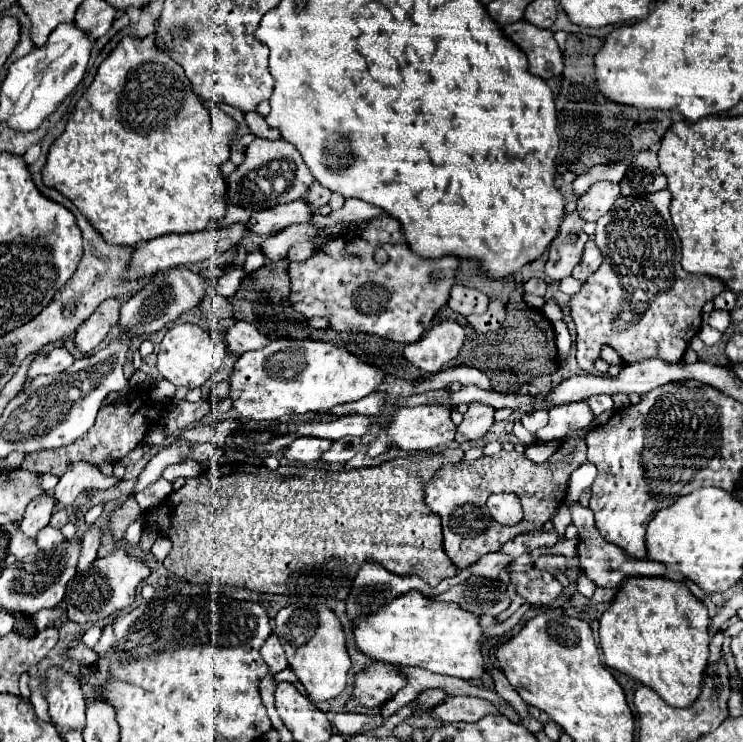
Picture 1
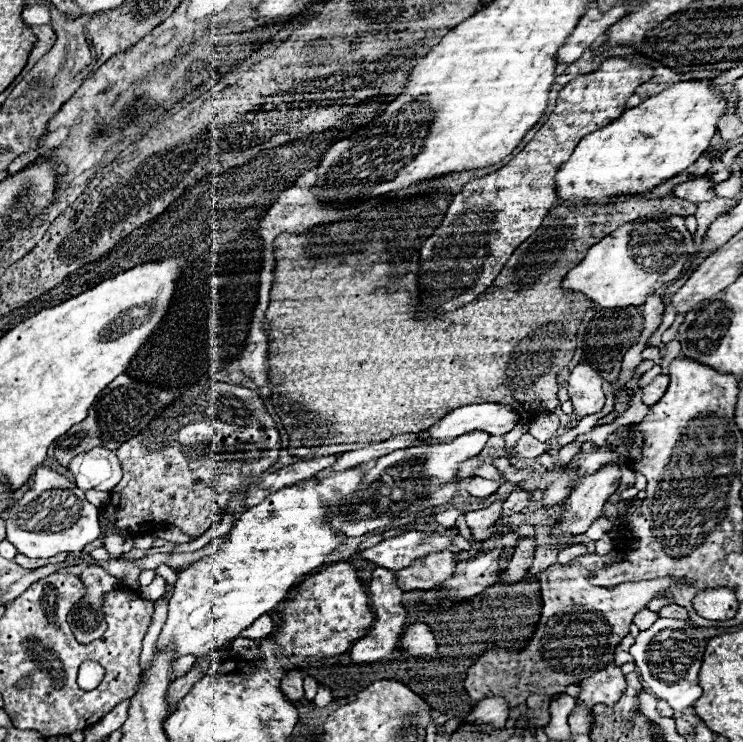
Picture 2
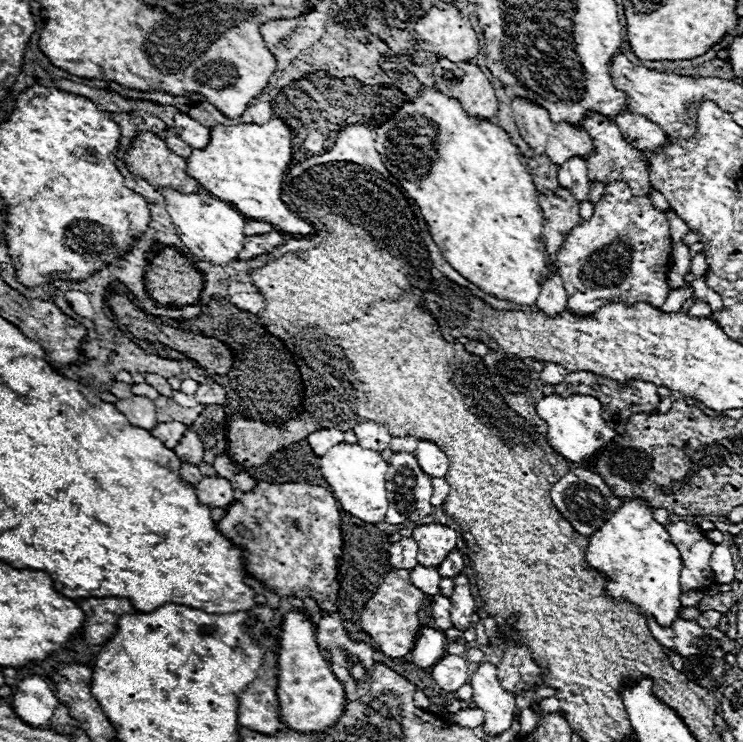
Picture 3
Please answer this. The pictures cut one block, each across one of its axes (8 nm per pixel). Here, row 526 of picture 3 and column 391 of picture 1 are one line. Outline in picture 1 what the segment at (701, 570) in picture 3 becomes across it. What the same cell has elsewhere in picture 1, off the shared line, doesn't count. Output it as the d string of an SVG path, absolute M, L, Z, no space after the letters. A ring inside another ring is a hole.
M366 664L364 672L356 674L352 690L352 706L376 708L398 694L406 686L406 676L390 664Z

